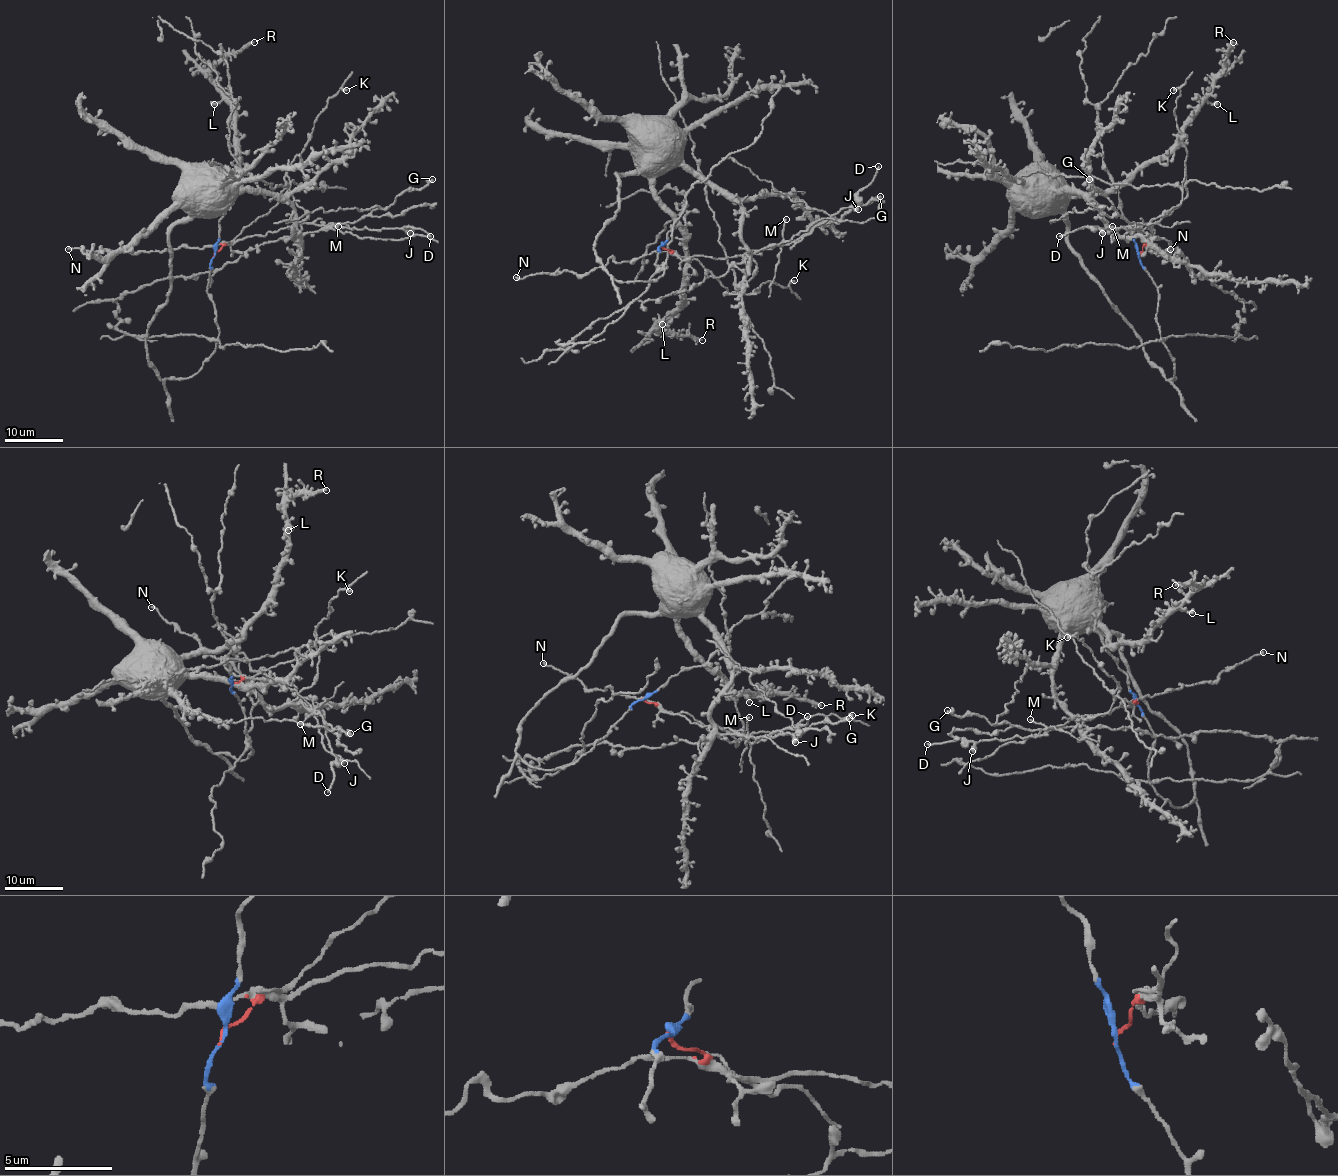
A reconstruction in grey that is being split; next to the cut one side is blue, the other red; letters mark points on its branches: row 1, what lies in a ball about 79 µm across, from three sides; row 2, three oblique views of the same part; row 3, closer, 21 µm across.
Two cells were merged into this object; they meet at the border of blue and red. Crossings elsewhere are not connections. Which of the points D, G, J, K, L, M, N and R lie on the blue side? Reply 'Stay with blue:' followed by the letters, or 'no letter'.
Stay with blue: L, R

